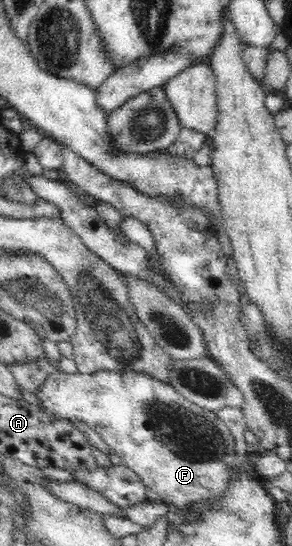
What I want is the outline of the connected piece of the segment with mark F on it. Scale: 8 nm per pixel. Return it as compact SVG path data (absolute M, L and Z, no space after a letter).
M101 370L92 374L65 374L57 371L51 372L51 375L47 376L45 383L35 391L35 394L40 399L41 405L47 410L51 411L57 417L65 420L81 420L90 426L109 446L109 448L115 452L120 458L123 465L128 469L135 471L135 474L141 479L141 482L146 488L155 491L159 495L160 501L166 506L174 505L179 509L191 507L193 503L203 503L203 501L209 501L209 499L215 499L215 497L221 497L225 491L227 491L227 485L229 485L229 473L235 469L236 442L232 436L232 433L225 426L225 423L219 419L216 412L209 411L195 403L191 403L188 399L185 399L171 384L162 382L161 380L151 377L149 374L143 372L136 372L133 370L127 370L124 372L115 372L113 370Z

